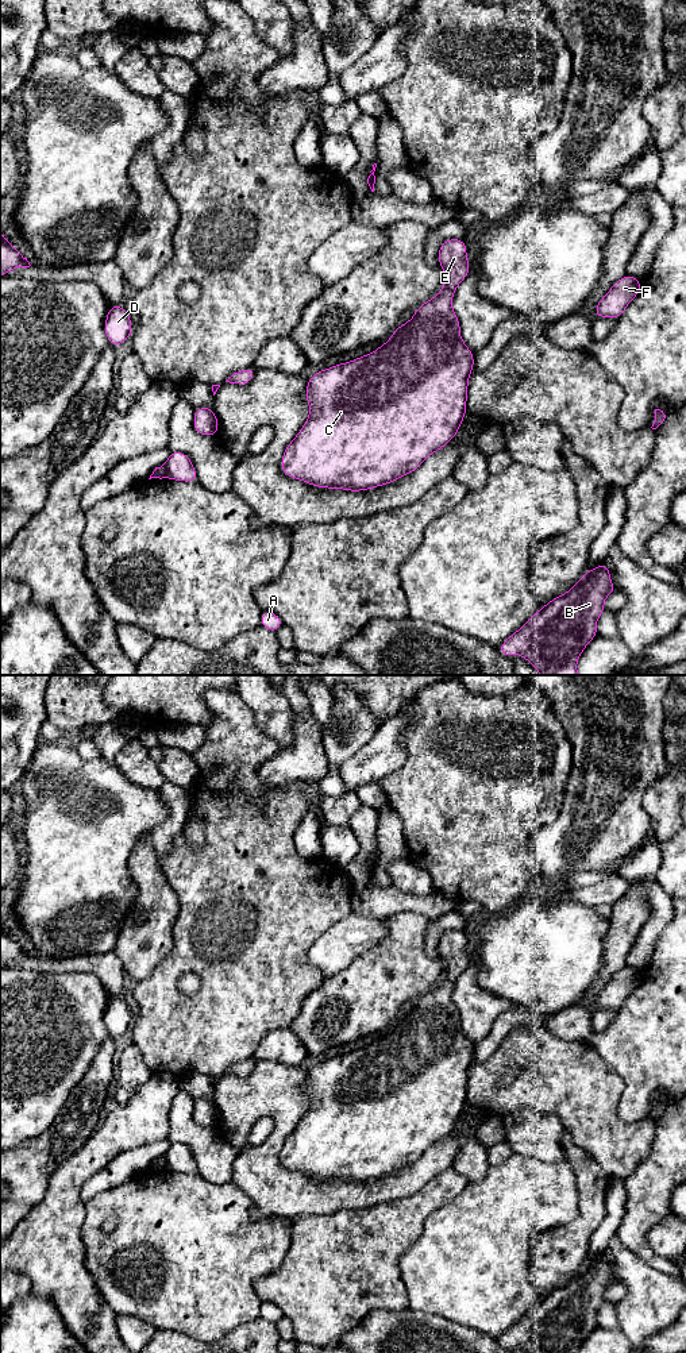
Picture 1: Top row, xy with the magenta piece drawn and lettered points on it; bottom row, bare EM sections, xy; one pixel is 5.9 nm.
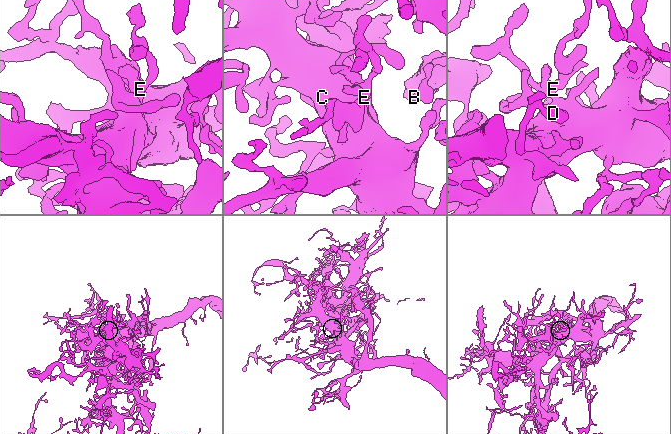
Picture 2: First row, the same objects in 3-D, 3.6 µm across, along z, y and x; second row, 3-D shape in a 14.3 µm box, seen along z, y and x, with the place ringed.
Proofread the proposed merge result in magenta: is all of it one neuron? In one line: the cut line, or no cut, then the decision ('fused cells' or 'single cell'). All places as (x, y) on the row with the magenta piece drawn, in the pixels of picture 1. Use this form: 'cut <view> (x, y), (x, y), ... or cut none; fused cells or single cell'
cut none; single cell

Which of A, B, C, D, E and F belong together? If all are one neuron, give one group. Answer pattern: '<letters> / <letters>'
A B C D E F

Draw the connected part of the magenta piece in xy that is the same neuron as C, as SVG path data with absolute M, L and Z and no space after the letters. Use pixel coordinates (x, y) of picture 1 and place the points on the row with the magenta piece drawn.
M463 239L444 240L438 253L438 261L444 270L442 290L416 308L415 316L397 327L390 339L375 351L320 370L308 378L305 398L309 417L284 451L280 466L285 475L315 487L363 492L409 475L456 436L467 413L469 377L474 370L474 352L463 343L460 323L452 311L454 290L471 269L466 255Z

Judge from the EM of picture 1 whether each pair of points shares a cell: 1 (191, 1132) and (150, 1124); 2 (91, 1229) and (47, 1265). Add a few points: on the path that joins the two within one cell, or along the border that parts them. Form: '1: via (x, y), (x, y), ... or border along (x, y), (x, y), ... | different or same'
1: border along (174, 1097), (169, 1113), (169, 1134), (142, 1147) | different
2: border along (84, 1206), (81, 1241), (87, 1268) | different

